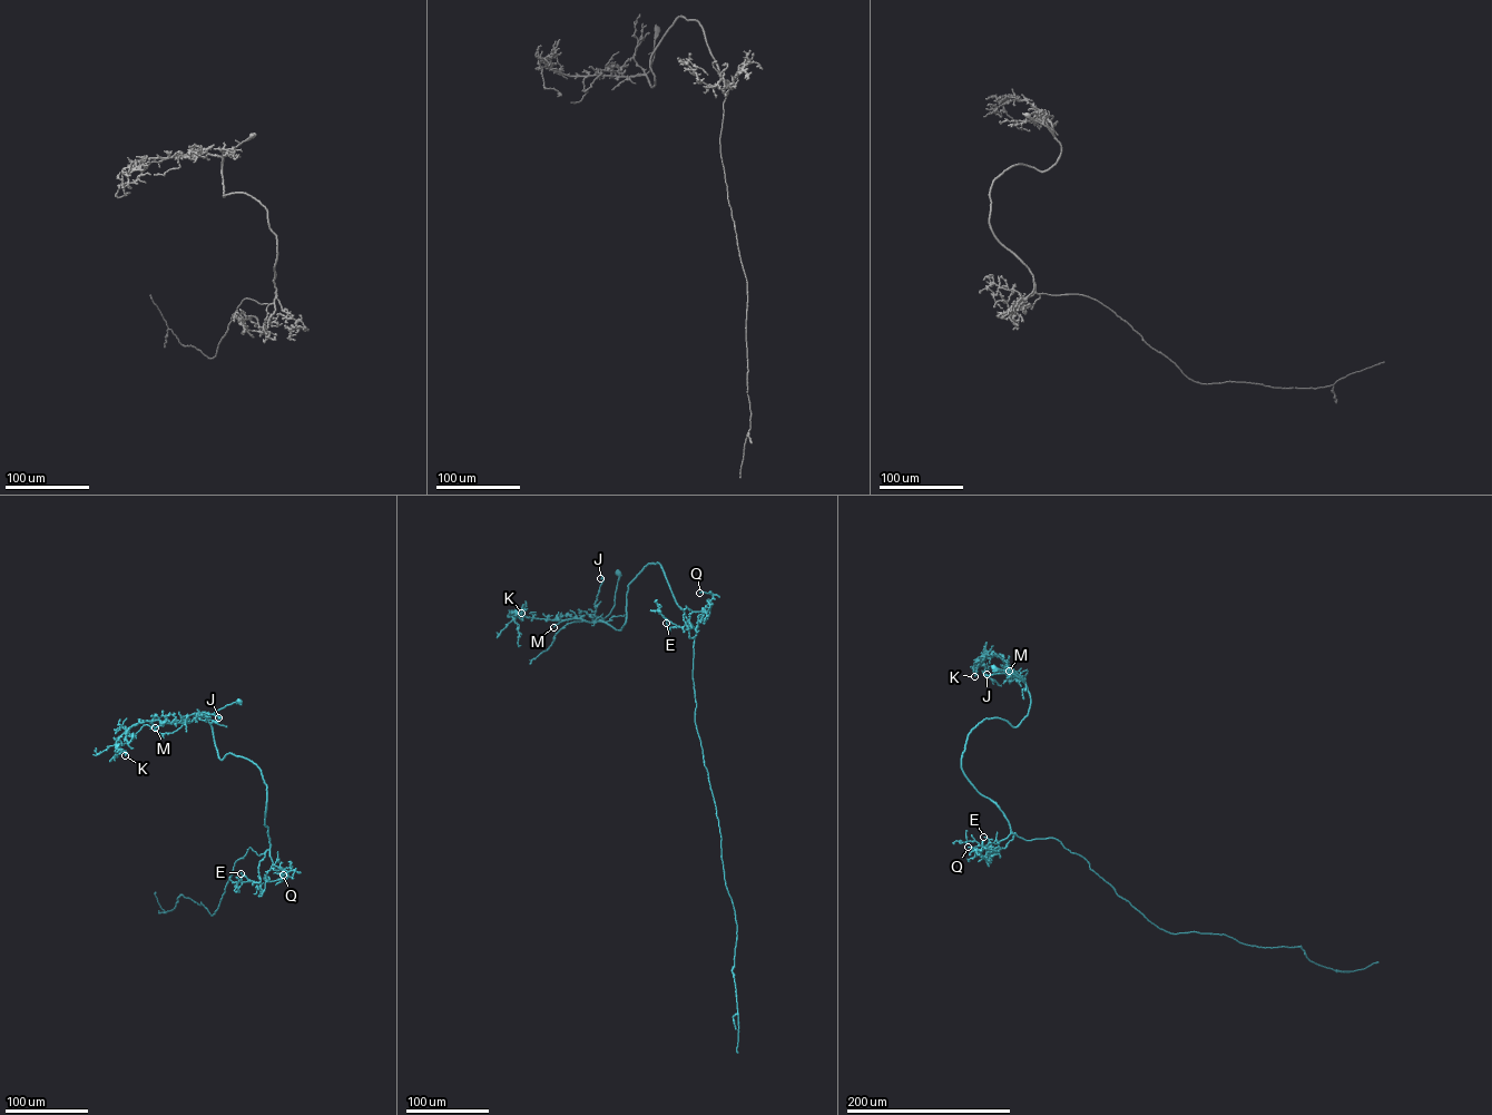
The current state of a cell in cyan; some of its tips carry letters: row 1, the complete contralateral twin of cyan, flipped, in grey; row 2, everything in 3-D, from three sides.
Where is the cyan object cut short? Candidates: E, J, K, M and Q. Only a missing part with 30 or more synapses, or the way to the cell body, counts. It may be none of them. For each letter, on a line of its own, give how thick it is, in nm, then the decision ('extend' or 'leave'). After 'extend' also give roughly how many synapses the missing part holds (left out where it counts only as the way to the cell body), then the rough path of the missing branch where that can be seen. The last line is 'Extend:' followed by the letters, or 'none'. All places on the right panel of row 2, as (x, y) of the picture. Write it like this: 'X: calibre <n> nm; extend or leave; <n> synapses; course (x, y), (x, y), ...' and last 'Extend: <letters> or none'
E: calibre 160 nm; extend; 40 synapses
J: calibre 130 nm; leave
K: calibre 130 nm; leave
M: calibre 150 nm; leave
Q: calibre 160 nm; leave
Extend: E

